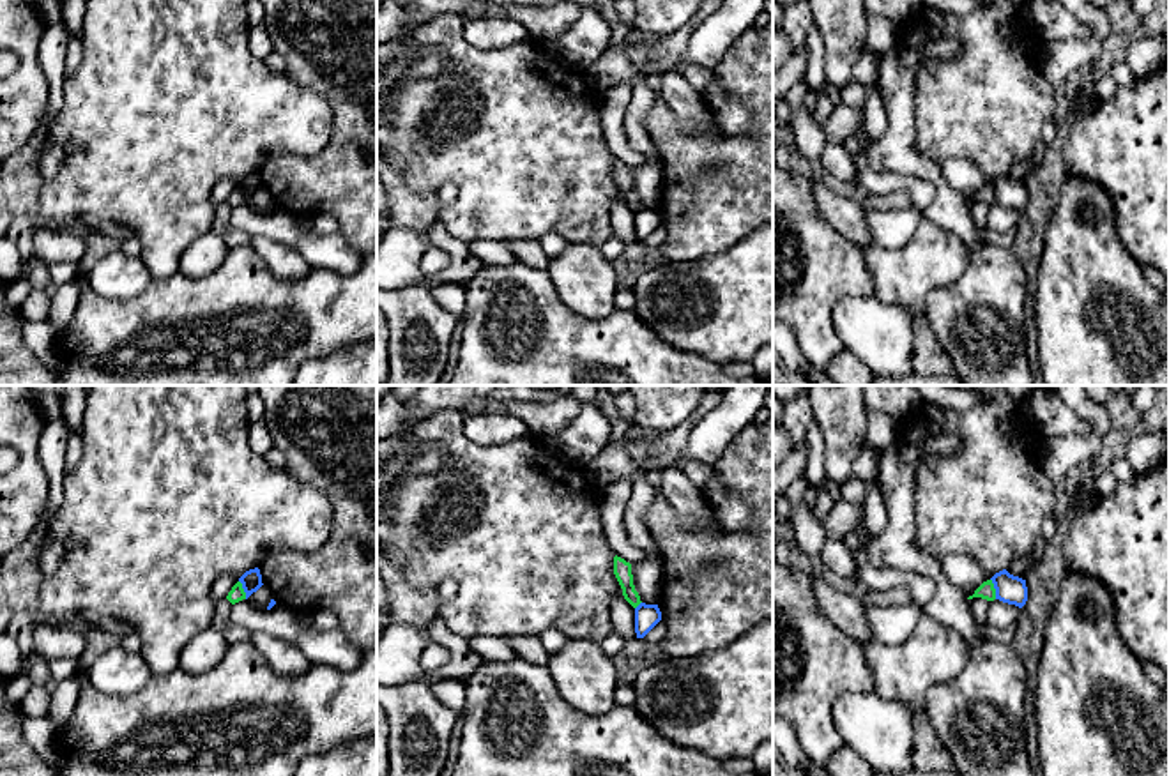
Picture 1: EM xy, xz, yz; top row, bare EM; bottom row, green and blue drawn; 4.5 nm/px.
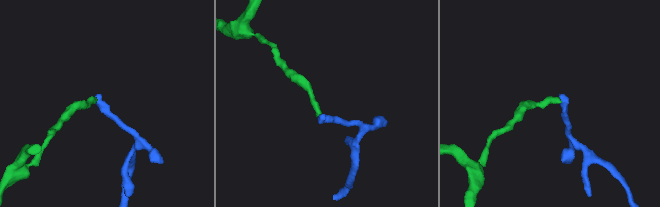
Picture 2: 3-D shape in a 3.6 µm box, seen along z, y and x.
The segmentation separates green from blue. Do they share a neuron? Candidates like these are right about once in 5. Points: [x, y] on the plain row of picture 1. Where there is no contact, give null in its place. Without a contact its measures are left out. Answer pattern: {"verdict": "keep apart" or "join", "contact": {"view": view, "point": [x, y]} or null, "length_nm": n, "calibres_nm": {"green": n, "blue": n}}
{"verdict": "keep apart", "contact": {"view": "yz", "point": [994, 193]}, "length_nm": 100, "calibres_nm": {"green": 80, "blue": 130}}

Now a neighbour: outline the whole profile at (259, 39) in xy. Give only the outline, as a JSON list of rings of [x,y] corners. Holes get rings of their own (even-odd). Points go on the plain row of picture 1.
[[[264,23],[249,28],[248,44],[249,44],[249,51],[258,60],[264,60],[264,62],[267,60],[267,57],[272,53],[272,41]]]

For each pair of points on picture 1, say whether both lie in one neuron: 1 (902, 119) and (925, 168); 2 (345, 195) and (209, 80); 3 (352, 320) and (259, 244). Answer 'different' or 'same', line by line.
1: same
2: different
3: different

